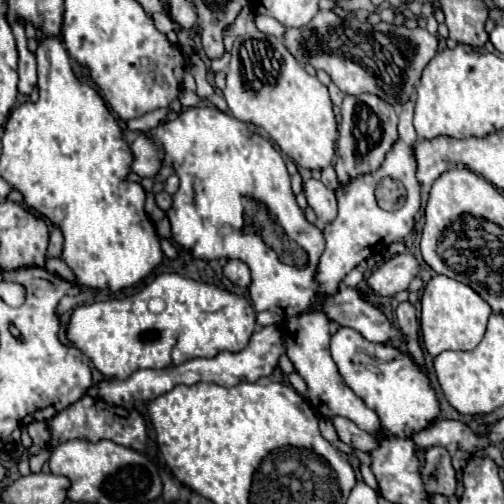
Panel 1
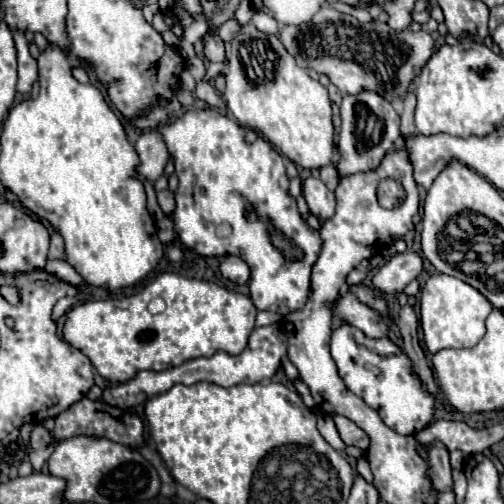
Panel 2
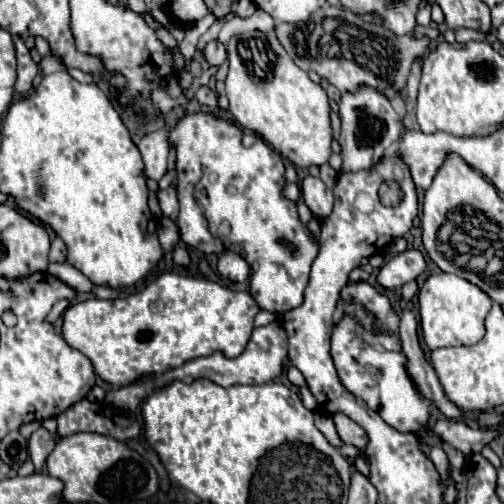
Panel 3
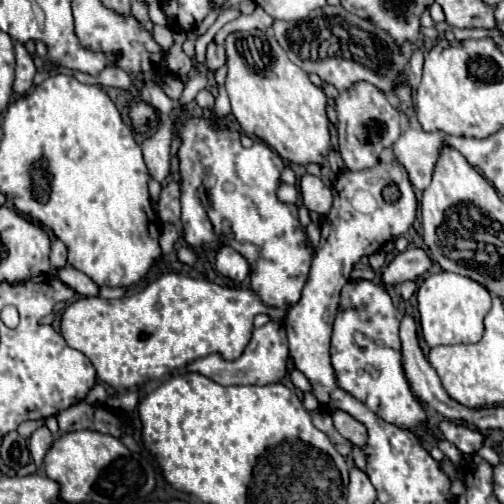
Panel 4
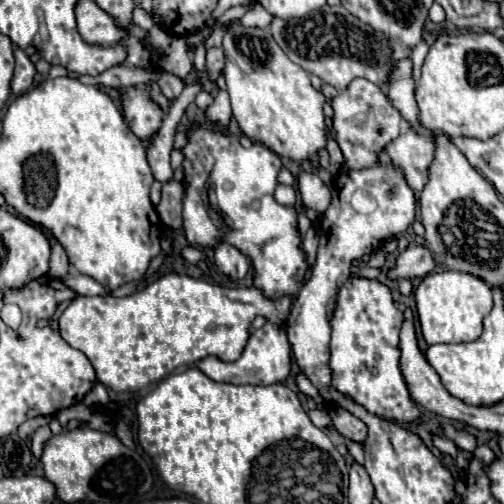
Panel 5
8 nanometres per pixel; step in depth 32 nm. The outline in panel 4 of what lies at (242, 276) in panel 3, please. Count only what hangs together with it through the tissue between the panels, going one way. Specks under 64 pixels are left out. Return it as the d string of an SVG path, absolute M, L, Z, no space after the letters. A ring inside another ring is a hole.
M222 246L216 254L216 268L222 276L234 280L234 282L242 282L248 272L250 272L250 266L248 262L244 260L244 256L240 256L236 250L228 248L228 246Z

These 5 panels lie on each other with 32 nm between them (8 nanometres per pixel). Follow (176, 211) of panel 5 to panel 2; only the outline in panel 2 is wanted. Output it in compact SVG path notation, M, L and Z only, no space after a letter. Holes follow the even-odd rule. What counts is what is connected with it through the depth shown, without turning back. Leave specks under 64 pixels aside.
M162 190L158 192L158 204L164 210L164 214L170 214L174 208L174 194L170 190Z

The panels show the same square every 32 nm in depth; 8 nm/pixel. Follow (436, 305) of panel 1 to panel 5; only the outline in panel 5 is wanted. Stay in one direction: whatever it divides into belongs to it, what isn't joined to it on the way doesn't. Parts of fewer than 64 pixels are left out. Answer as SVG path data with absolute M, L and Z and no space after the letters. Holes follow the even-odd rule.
M434 272L426 276L414 290L418 320L422 326L422 336L432 344L460 344L474 342L482 334L482 320L492 310L492 290L484 280L462 272Z

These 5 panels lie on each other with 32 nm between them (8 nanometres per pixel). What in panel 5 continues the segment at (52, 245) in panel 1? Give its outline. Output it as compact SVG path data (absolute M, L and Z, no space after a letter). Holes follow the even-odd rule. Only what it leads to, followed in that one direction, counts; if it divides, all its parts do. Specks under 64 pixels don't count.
M56 242L52 246L52 256L50 256L50 276L56 276L60 278L62 274L68 272L68 256L66 256L66 250L62 248L60 242Z

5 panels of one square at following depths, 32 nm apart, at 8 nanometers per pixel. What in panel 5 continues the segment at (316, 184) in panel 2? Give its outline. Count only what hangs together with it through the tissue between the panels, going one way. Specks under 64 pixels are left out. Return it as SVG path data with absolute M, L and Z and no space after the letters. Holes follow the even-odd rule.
M302 172L298 176L298 192L300 192L306 208L316 210L318 214L324 214L328 210L330 200L332 200L330 188L316 174Z

